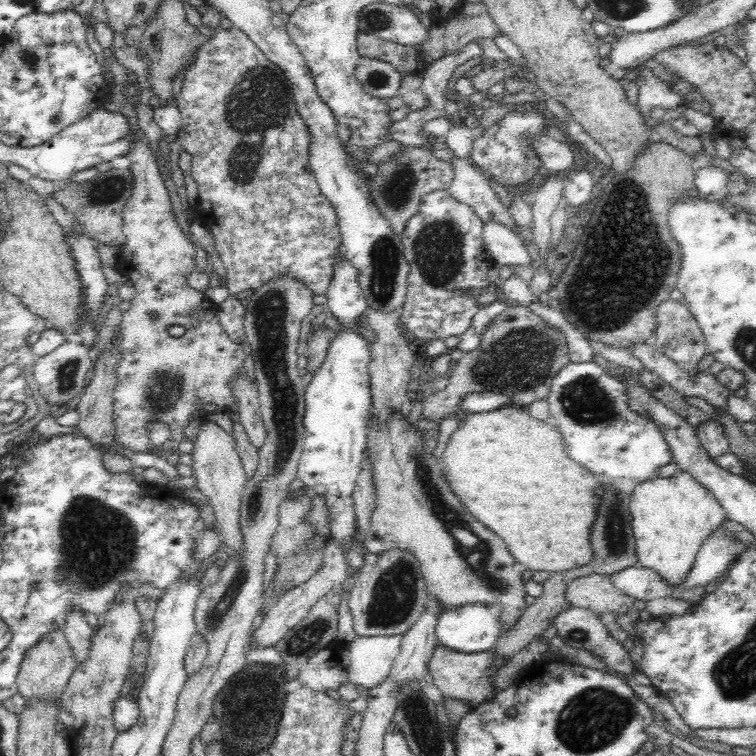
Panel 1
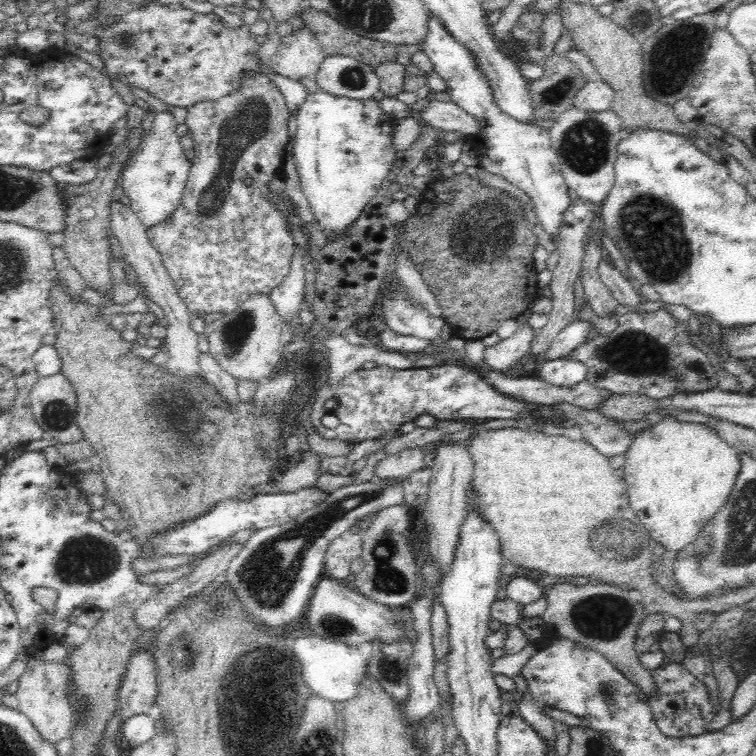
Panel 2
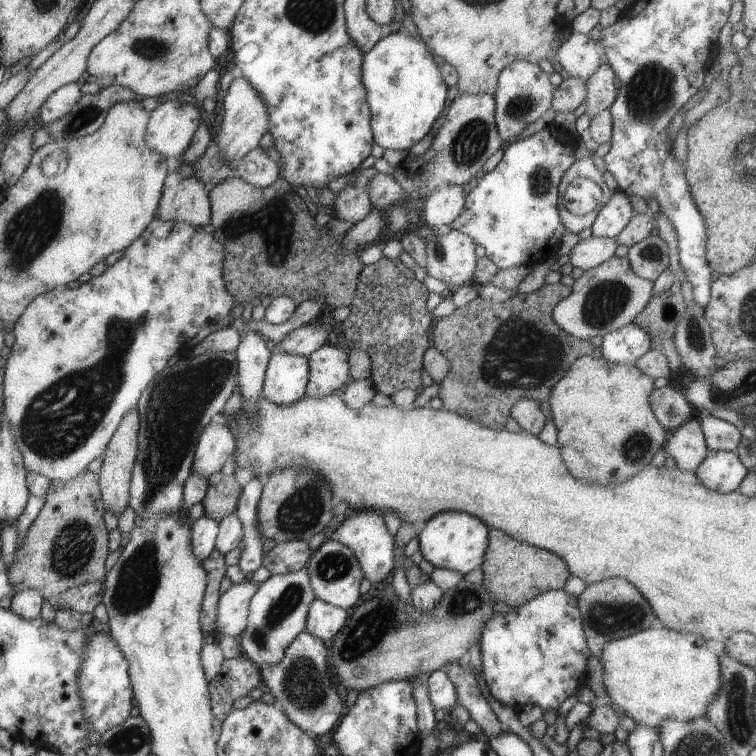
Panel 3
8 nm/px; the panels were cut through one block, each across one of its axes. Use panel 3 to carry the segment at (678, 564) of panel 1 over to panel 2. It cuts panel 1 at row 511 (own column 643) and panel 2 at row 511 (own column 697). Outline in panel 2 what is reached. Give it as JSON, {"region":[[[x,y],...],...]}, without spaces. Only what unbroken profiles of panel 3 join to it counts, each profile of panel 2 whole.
{"region":[[[674,416],[659,418],[634,433],[623,454],[625,463],[617,472],[627,485],[630,506],[648,529],[652,541],[664,545],[670,553],[686,548],[698,529],[724,506],[742,466],[740,453],[721,439],[714,427],[694,421],[683,422]]]}

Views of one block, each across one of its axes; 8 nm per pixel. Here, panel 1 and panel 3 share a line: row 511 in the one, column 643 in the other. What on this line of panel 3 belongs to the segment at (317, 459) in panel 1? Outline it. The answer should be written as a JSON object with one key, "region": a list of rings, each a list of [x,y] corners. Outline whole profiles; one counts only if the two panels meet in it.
{"region":[[[633,322],[624,324],[602,337],[602,357],[610,363],[633,364],[634,360],[650,349],[646,330]]]}

